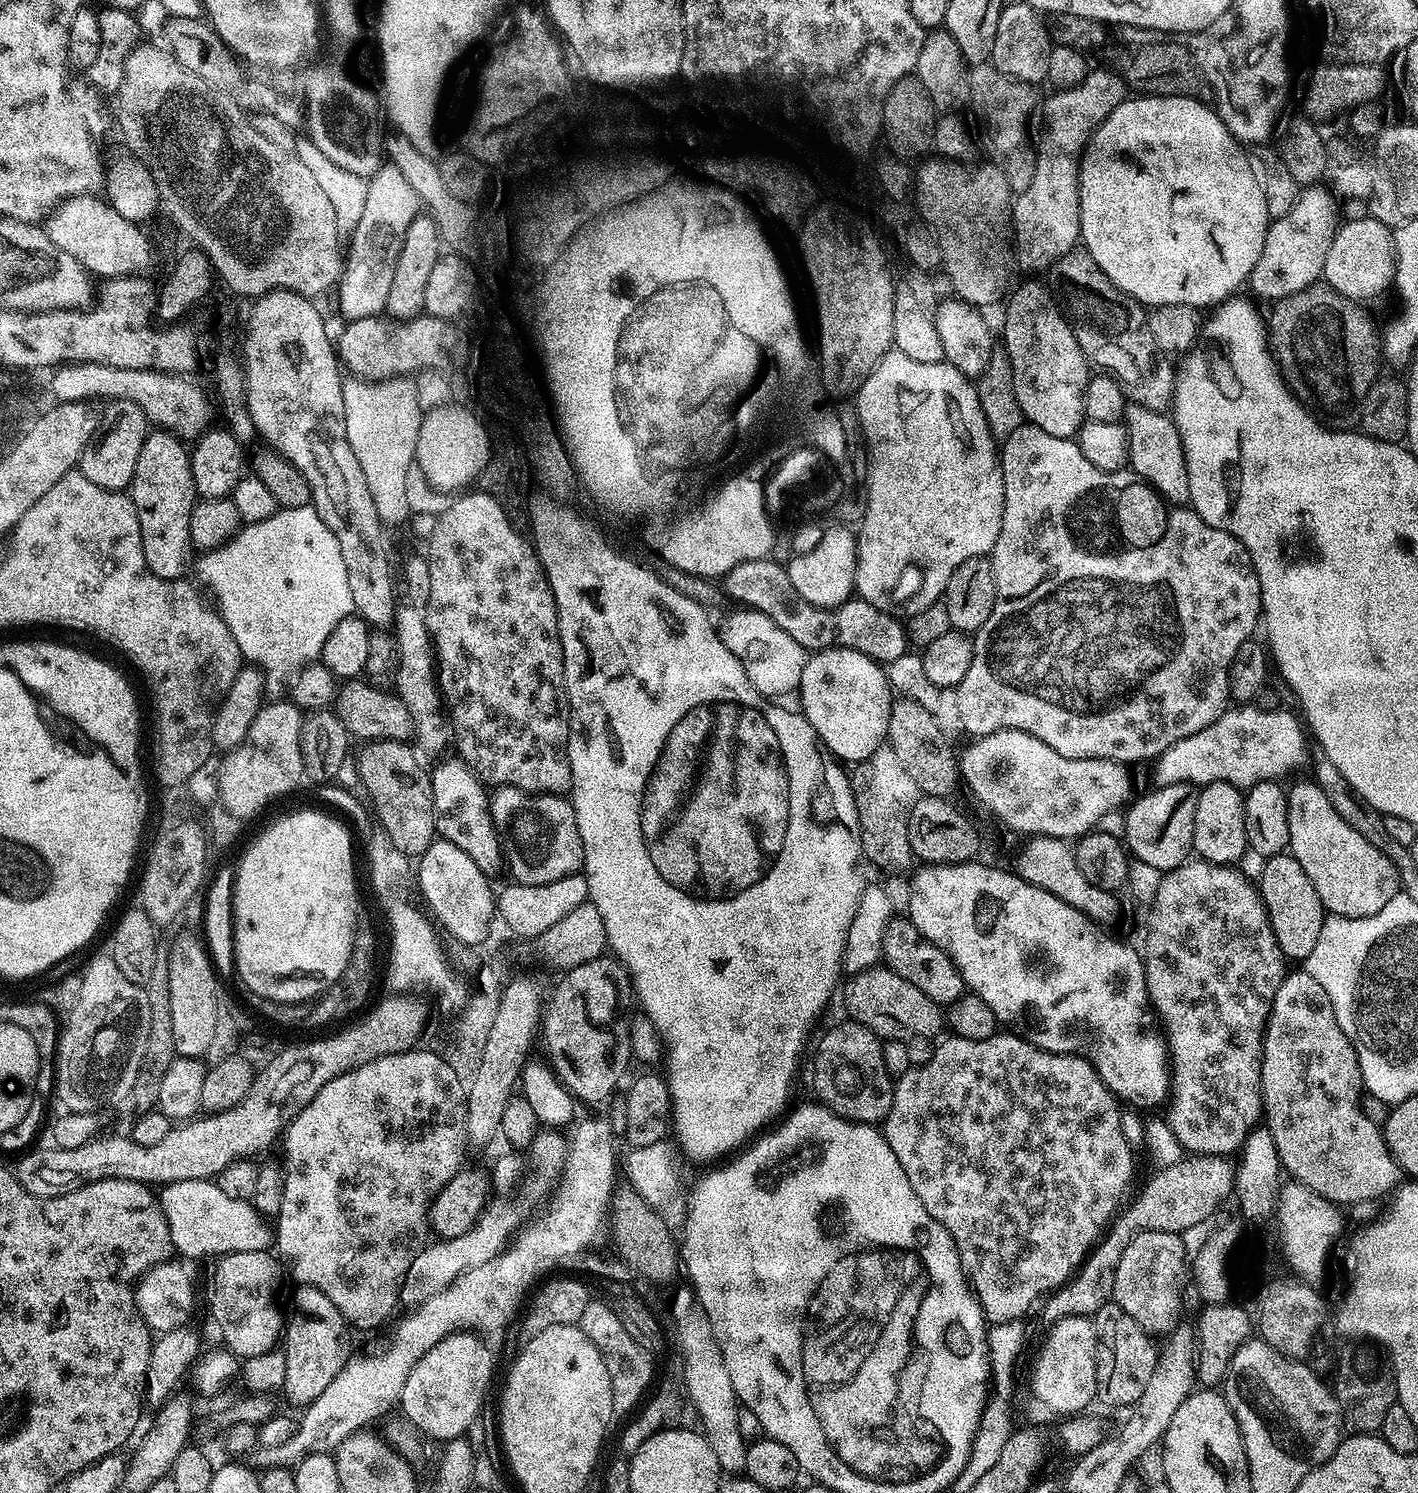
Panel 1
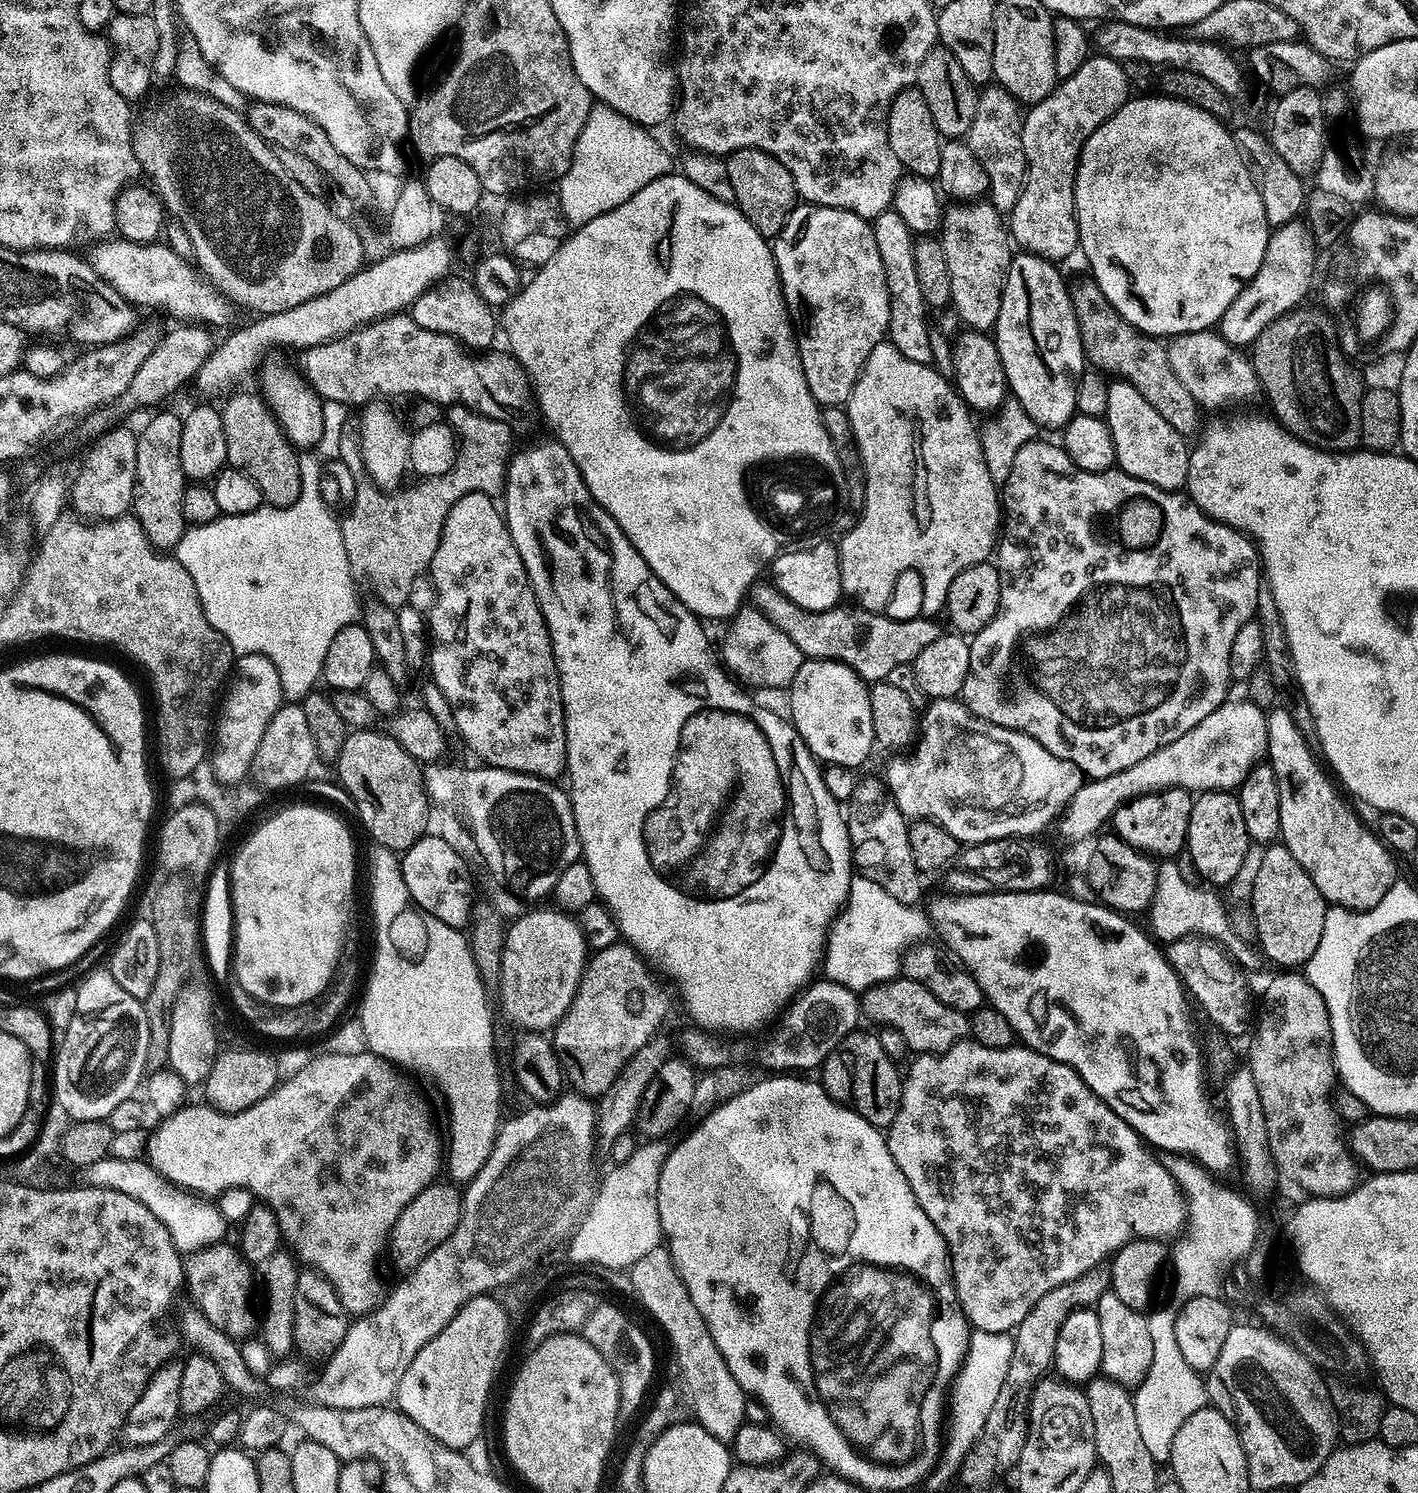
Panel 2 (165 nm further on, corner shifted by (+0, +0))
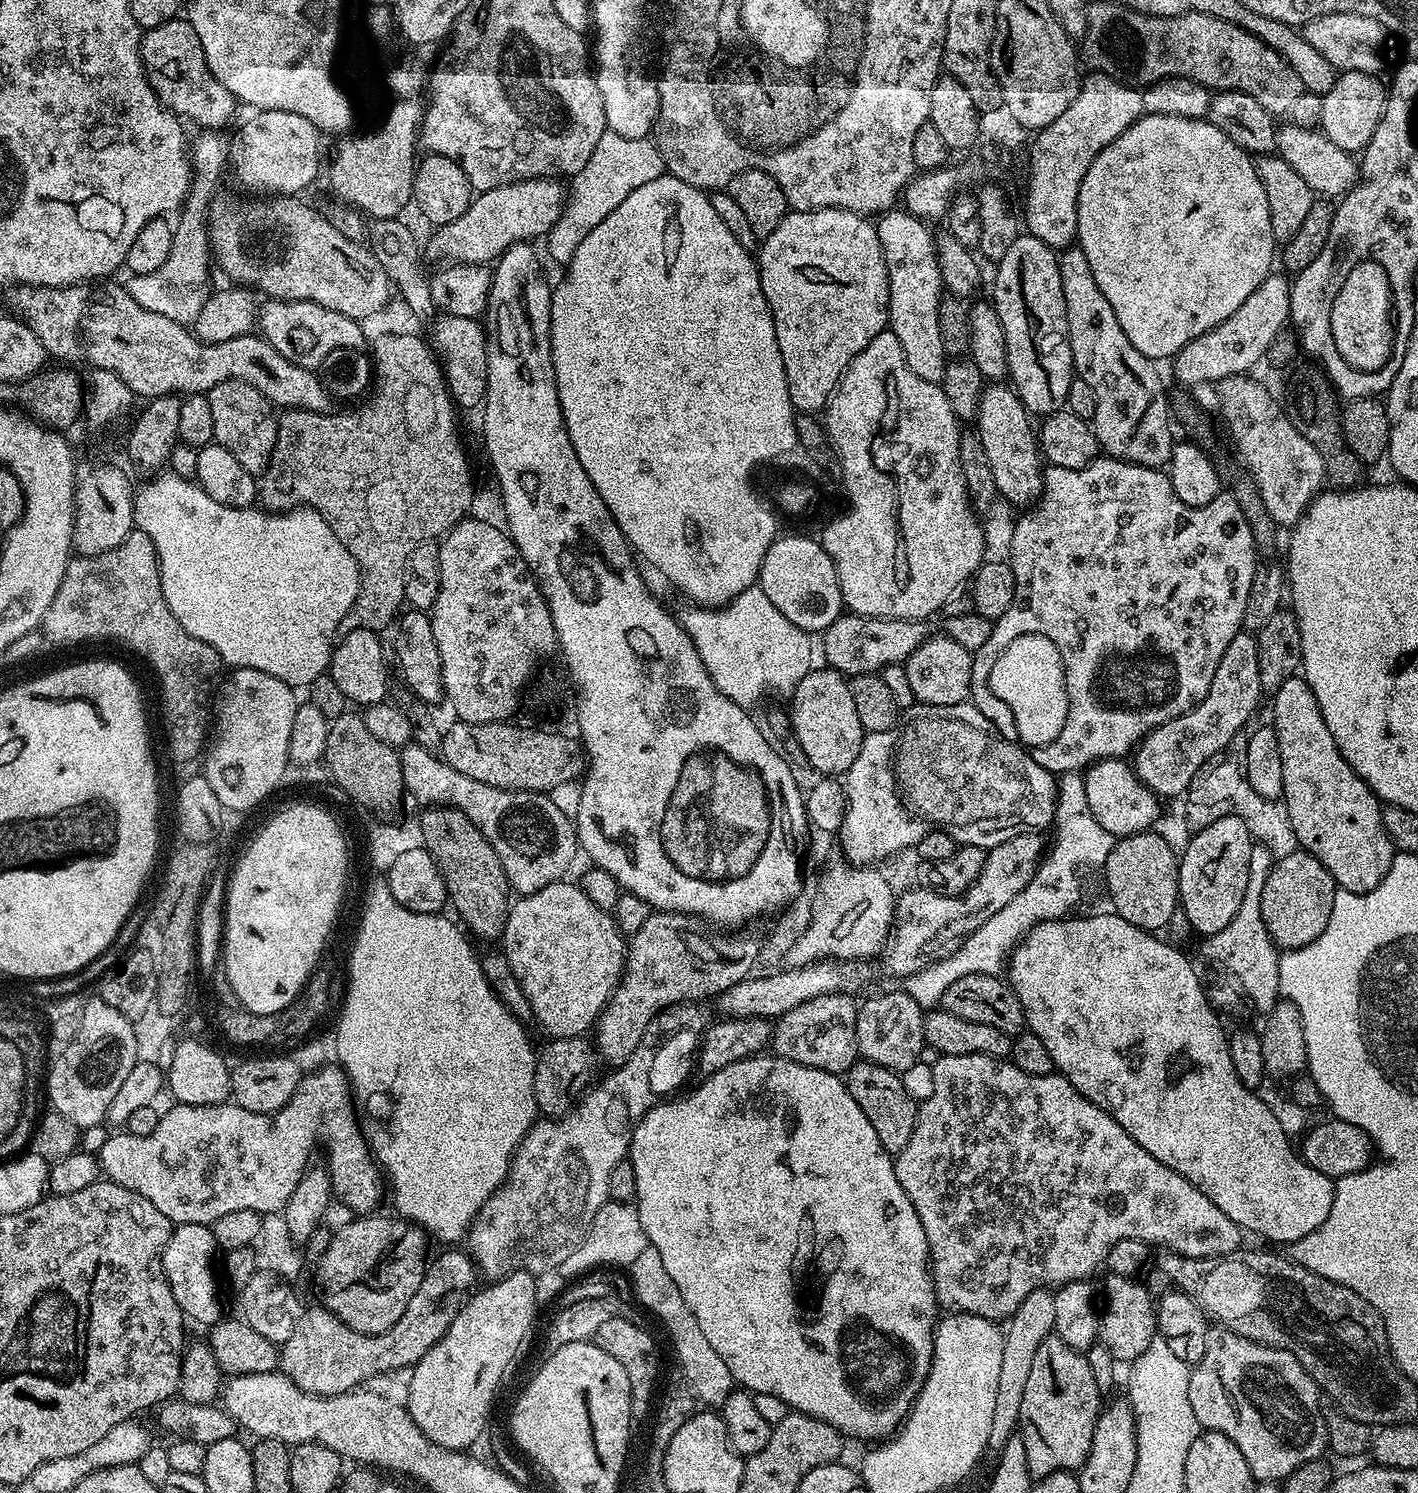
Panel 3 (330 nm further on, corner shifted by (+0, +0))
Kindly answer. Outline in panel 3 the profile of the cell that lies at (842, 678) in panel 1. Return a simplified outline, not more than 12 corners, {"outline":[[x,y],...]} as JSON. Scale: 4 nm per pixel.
{"outline":[[817,667],[790,712],[807,767],[847,774],[865,738],[852,685]]}

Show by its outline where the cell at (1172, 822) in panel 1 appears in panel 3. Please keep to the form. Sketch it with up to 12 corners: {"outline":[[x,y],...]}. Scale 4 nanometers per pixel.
{"outline":[[1127,759],[1083,773],[1090,814],[1114,838],[1147,832],[1160,804]]}

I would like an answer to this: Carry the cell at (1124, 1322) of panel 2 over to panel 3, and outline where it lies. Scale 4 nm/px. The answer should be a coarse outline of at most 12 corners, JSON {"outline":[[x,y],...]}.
{"outline":[[1105,1275],[1099,1343],[1113,1361],[1146,1354],[1158,1335],[1139,1279]]}

